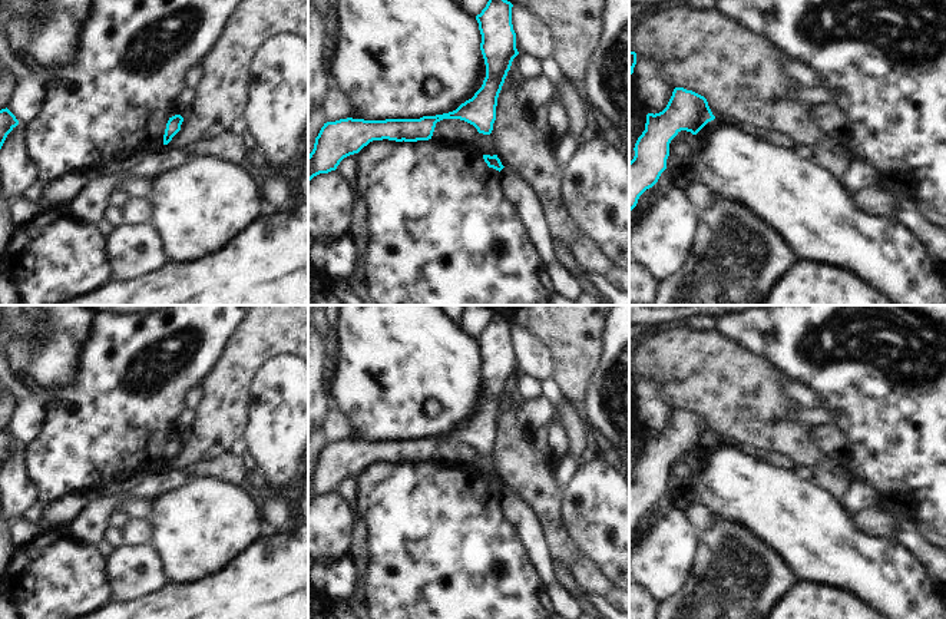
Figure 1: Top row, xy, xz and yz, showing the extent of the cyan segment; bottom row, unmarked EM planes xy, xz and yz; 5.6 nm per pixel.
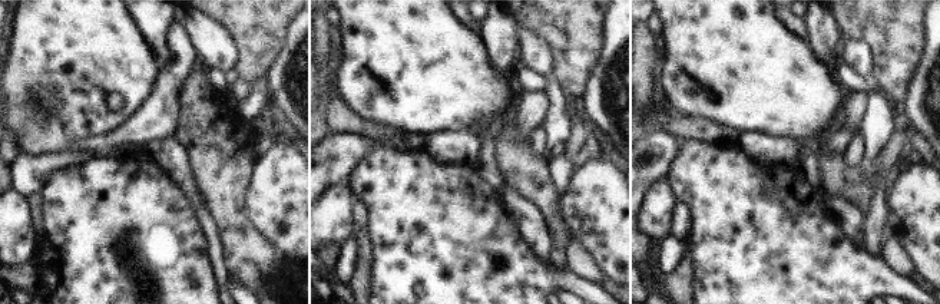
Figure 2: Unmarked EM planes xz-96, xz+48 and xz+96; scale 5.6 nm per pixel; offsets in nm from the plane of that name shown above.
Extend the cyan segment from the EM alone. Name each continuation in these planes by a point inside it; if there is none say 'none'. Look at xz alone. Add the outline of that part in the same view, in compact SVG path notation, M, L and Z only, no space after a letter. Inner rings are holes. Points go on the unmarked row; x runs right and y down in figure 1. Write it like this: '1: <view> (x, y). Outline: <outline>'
none

